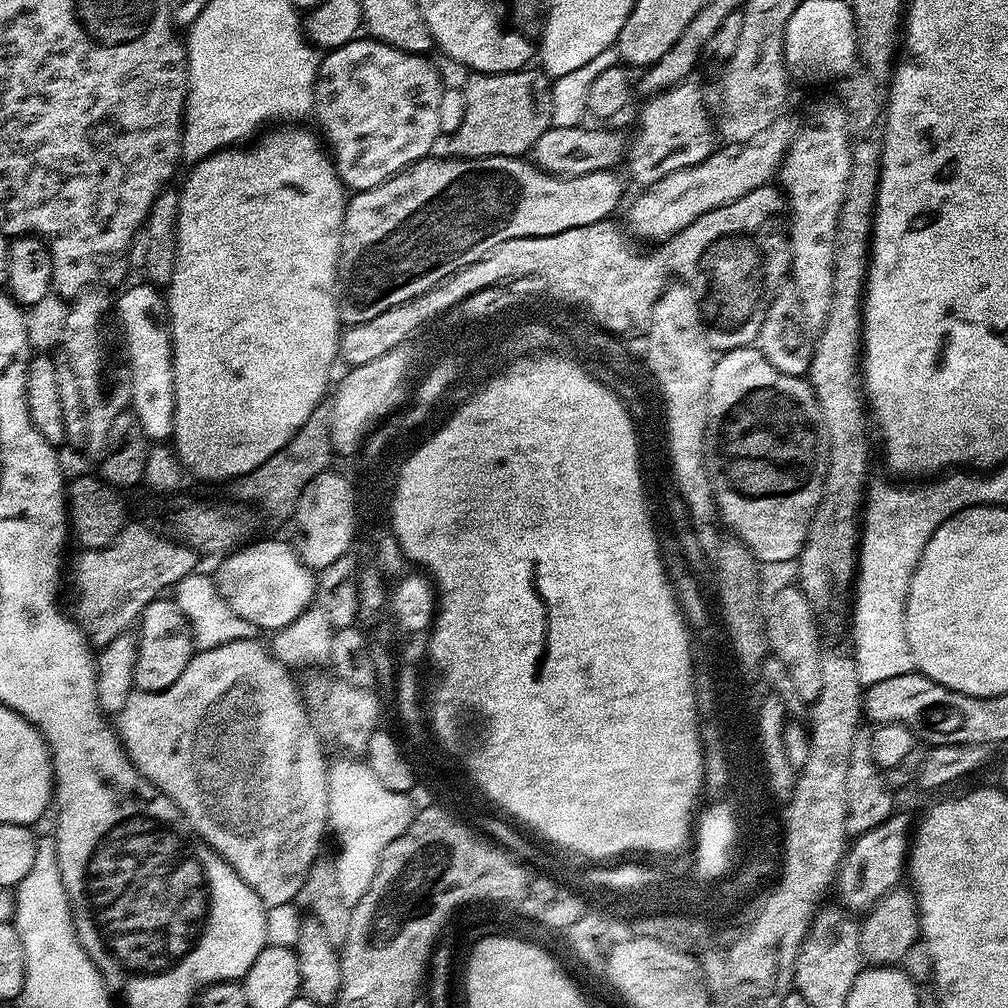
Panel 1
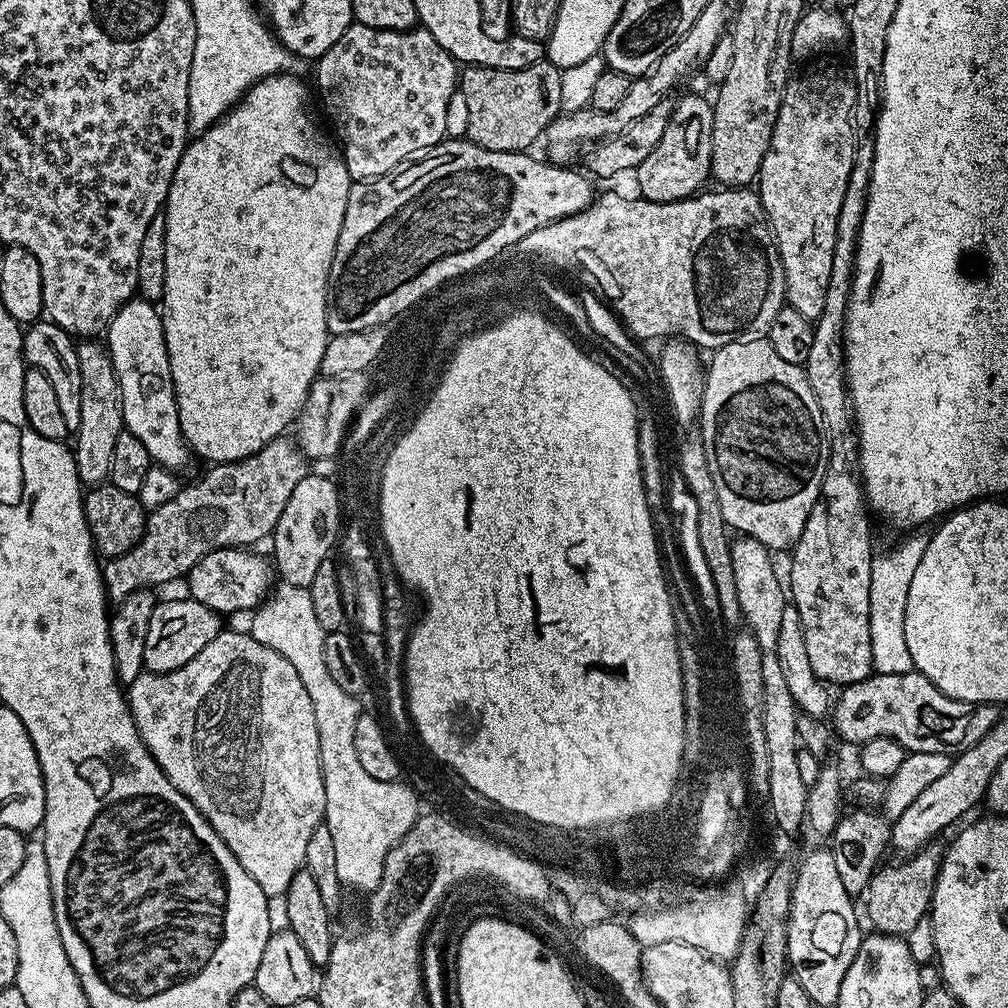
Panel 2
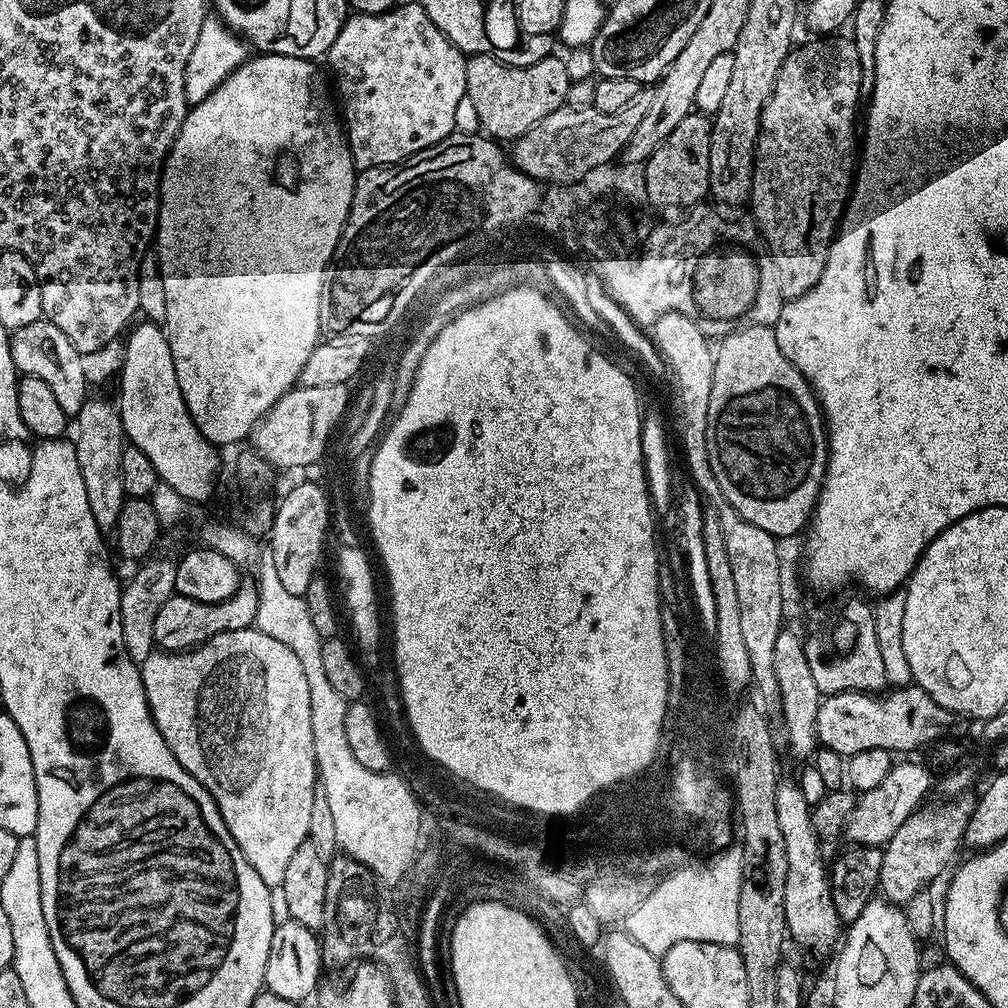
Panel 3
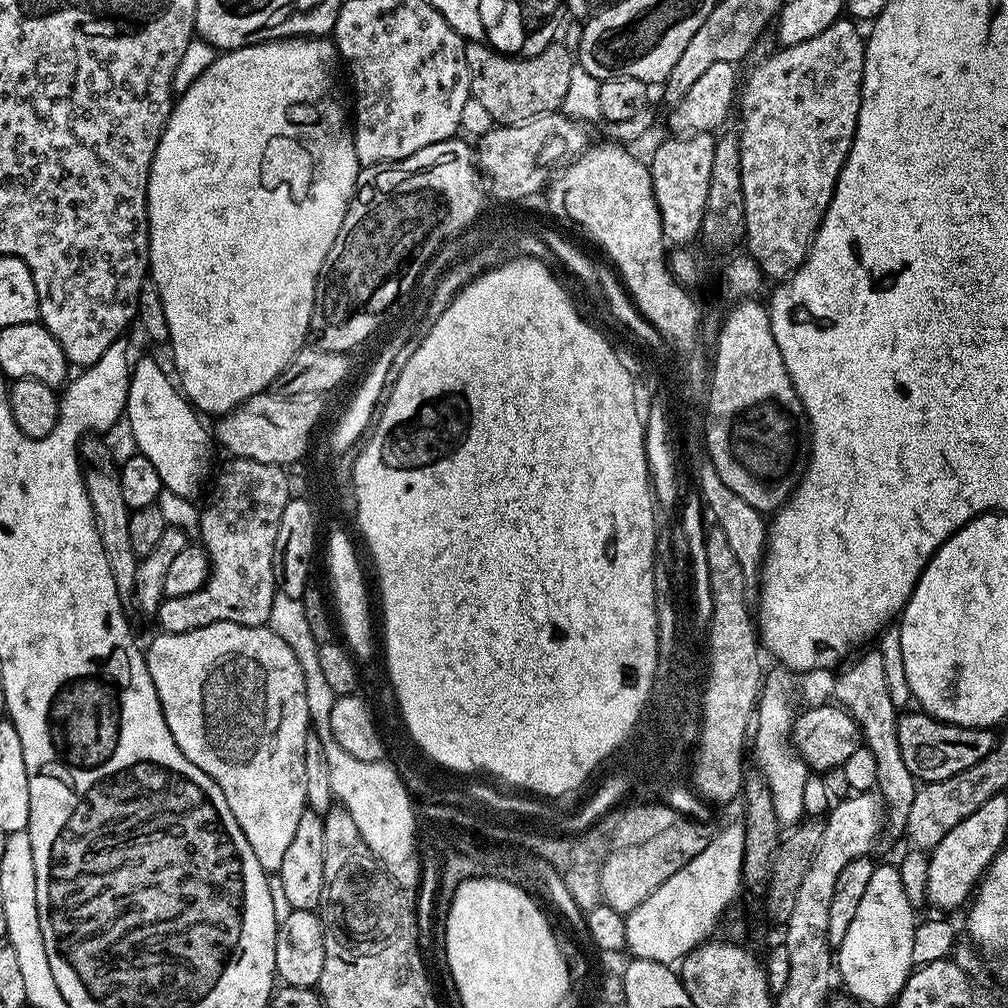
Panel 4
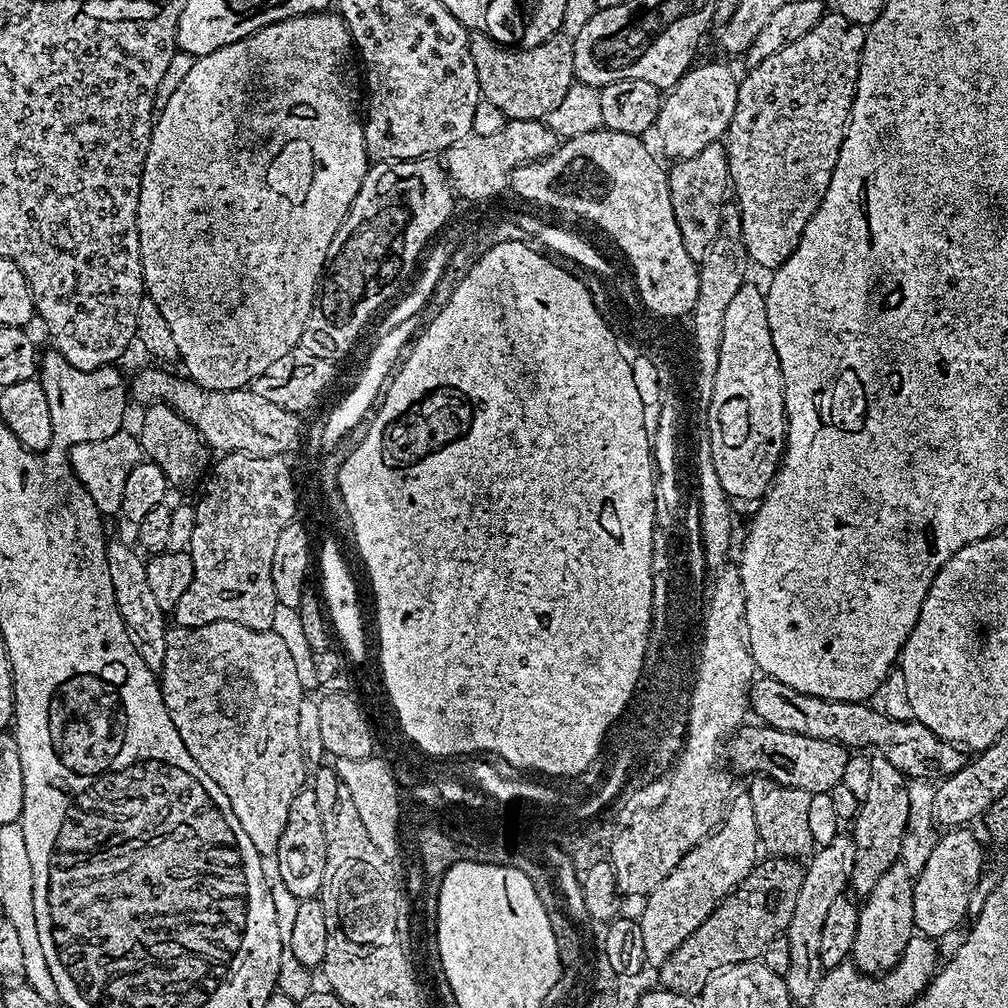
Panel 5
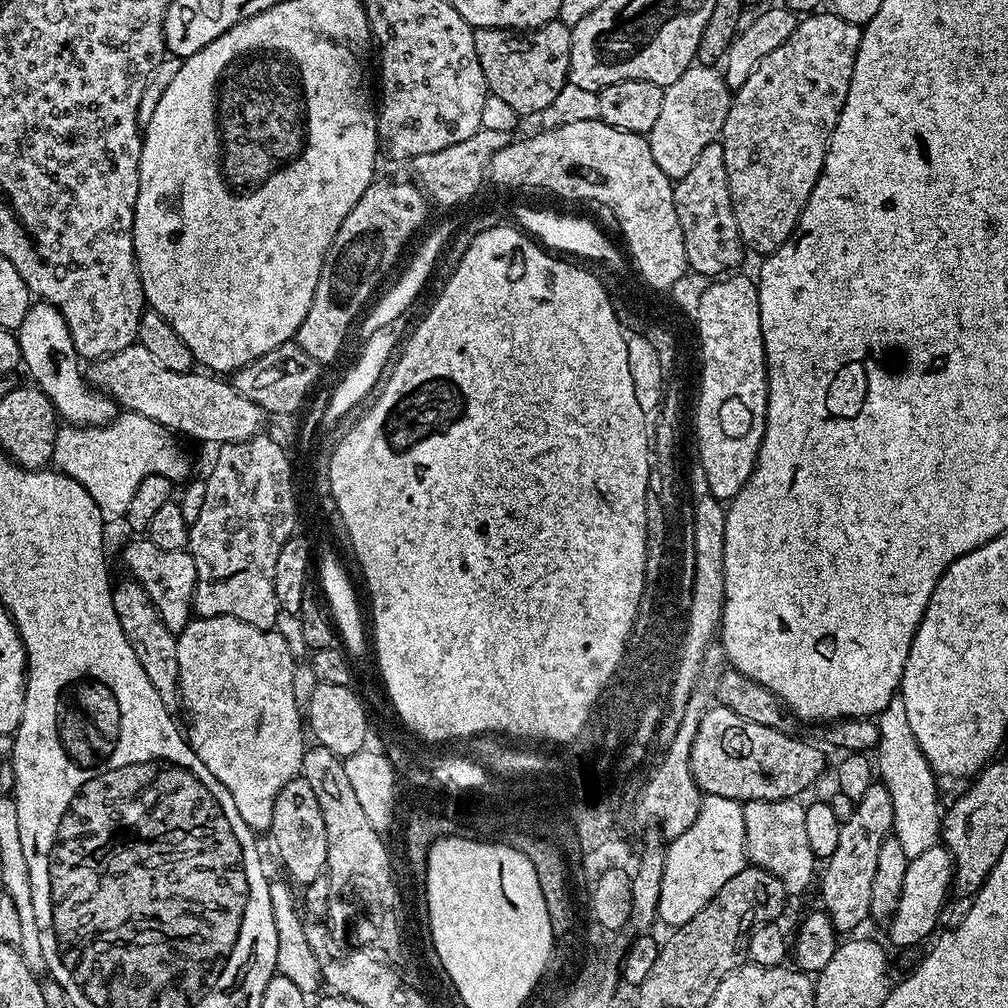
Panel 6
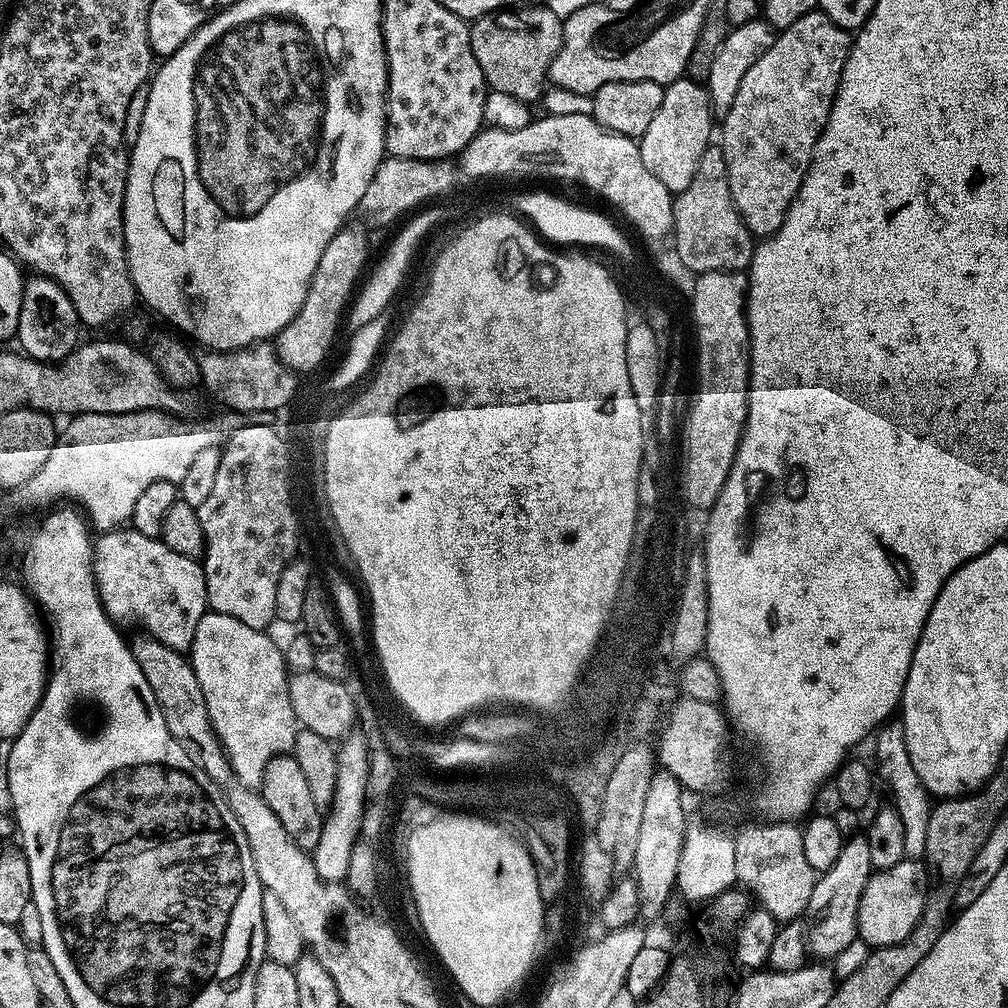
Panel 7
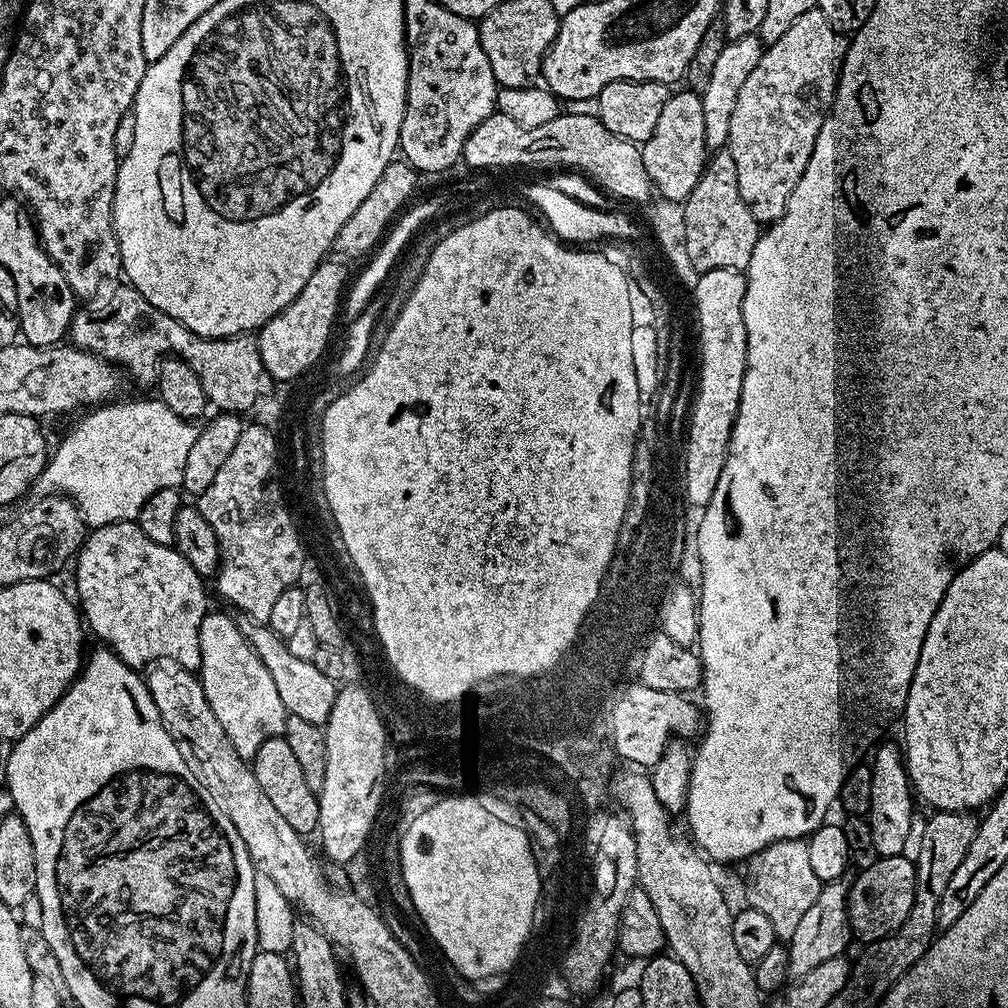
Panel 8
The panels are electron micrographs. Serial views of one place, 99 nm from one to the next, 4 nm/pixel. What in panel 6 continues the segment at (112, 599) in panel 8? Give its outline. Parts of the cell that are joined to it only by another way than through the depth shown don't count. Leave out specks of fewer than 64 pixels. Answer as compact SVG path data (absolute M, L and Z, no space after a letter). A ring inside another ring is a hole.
M132 538L124 548L124 564L128 567L127 575L138 581L152 604L158 610L162 622L173 634L179 634L188 621L193 619L192 595L196 589L196 571L191 552L185 550L158 550L147 538Z

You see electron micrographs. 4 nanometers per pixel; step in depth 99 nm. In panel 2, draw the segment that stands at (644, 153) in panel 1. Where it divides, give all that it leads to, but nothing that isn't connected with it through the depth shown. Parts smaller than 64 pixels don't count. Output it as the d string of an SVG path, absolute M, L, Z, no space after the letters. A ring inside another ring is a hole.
M684 96L675 101L670 126L654 146L650 158L634 169L639 195L650 202L669 204L695 196L705 187L712 170L712 104L700 96Z

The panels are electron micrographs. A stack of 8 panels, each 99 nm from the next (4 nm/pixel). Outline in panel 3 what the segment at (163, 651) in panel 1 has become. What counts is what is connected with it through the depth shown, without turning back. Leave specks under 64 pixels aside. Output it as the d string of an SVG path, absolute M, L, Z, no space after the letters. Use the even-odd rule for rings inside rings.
M252 582L241 583L233 596L213 604L173 595L158 611L158 616L154 621L153 642L155 647L165 652L186 652L220 632L253 627L256 623L259 601L256 585Z

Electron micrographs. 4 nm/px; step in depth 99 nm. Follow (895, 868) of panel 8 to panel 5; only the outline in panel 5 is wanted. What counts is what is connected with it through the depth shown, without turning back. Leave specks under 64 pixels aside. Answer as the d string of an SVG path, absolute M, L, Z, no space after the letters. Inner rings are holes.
M961 826L945 831L931 845L928 857L923 857L914 876L914 928L921 936L939 938L952 932L968 916L970 890L979 881L986 868L984 852L976 836L967 827Z

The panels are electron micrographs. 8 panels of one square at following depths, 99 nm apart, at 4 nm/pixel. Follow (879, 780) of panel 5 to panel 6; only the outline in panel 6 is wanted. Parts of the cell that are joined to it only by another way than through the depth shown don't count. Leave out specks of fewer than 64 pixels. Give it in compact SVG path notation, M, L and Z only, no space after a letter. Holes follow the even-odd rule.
M874 782L862 798L855 801L853 810L840 825L838 834L838 850L827 857L819 879L820 900L823 911L834 922L837 933L852 934L872 915L870 898L874 890L874 870L878 870L878 850L882 850L882 842L892 832L894 806L883 783ZM824 876L824 878L823 878ZM848 932L848 933L844 933Z

